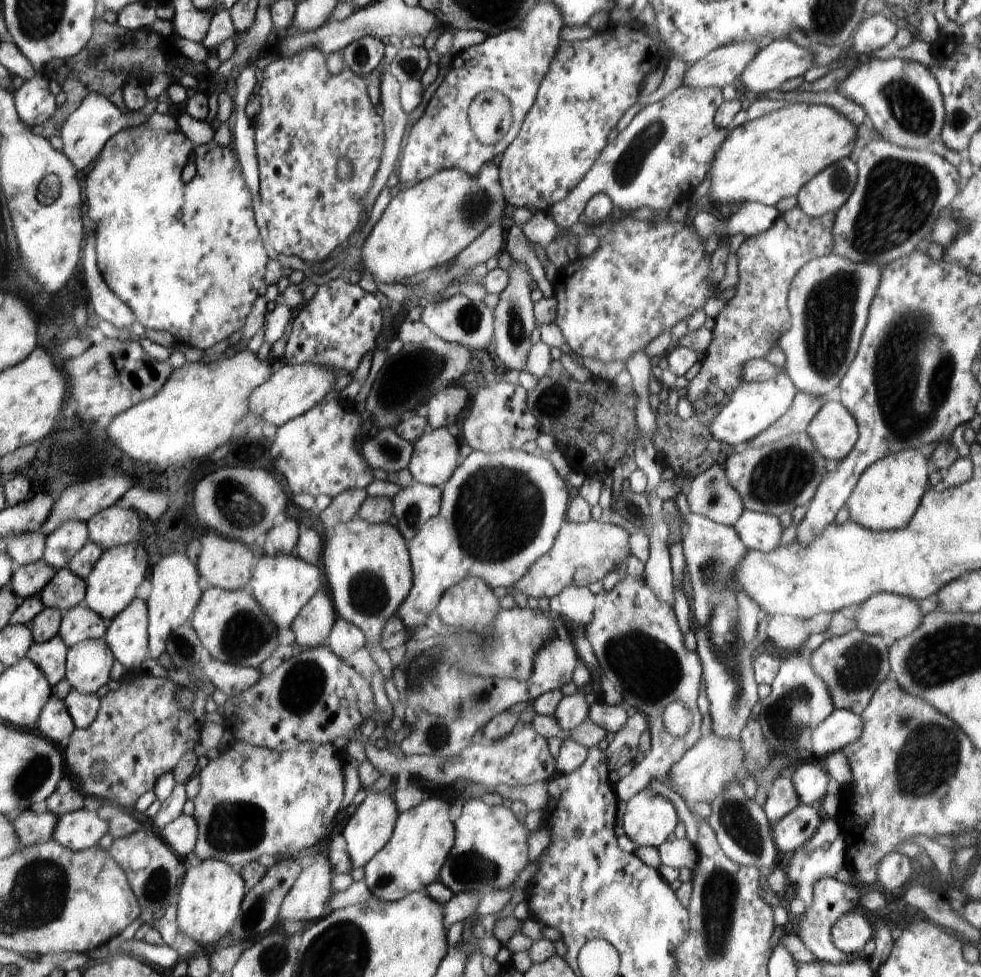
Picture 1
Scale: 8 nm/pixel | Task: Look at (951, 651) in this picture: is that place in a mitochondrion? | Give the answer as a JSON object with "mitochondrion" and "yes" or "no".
{"mitochondrion":"yes"}

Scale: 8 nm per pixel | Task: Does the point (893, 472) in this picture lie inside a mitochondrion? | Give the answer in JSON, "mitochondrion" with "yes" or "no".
{"mitochondrion":"no"}

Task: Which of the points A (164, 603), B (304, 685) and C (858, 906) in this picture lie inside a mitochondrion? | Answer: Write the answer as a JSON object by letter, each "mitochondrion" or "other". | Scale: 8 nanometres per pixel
{"A":"other","B":"mitochondrion","C":"other"}

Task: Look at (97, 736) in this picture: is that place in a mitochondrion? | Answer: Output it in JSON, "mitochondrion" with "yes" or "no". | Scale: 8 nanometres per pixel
{"mitochondrion":"no"}

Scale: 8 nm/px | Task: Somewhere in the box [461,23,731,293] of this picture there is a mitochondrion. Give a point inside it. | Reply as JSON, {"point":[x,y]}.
{"point":[626,169]}

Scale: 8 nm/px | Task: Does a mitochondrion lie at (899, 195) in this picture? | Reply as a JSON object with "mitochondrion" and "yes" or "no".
{"mitochondrion":"yes"}

